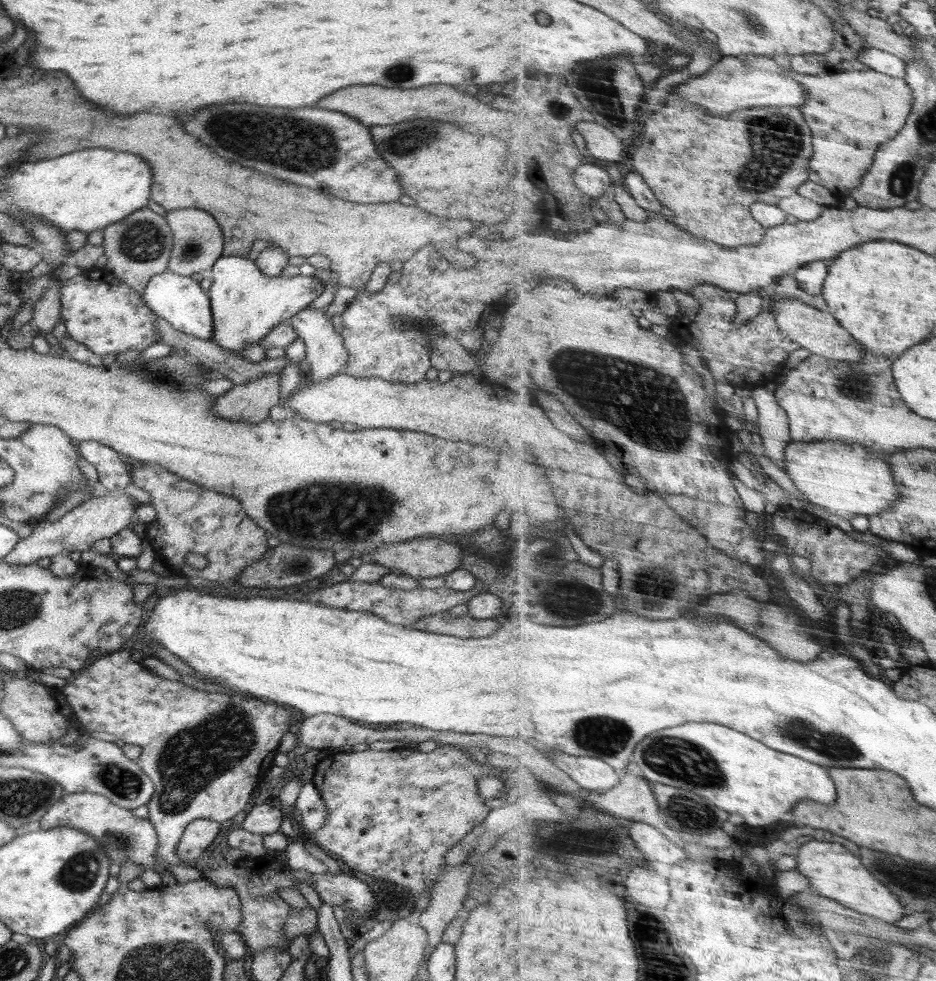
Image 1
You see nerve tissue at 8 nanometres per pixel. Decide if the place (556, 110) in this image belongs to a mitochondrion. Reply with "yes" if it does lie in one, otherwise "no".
yes

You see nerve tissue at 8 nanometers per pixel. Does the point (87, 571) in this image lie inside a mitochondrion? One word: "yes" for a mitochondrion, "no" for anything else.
no

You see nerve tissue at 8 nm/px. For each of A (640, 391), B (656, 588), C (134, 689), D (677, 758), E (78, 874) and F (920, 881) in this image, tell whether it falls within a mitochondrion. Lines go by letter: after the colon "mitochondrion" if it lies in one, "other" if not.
A: mitochondrion
B: mitochondrion
C: other
D: mitochondrion
E: mitochondrion
F: mitochondrion

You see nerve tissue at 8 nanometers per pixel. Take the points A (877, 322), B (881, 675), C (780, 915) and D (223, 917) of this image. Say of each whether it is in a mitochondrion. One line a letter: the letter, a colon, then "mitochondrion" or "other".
A: other
B: other
C: other
D: other

